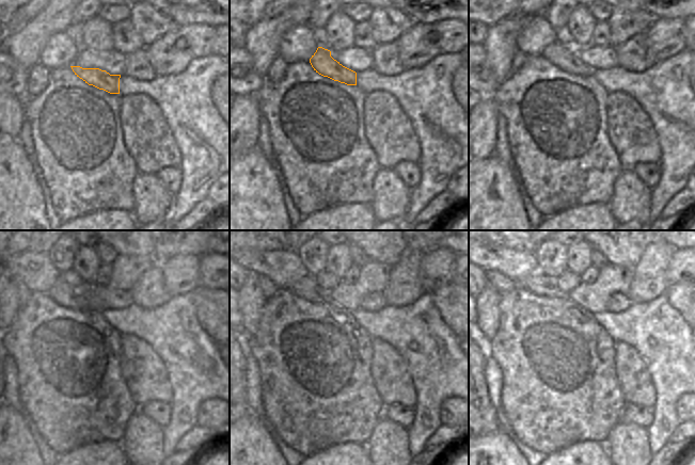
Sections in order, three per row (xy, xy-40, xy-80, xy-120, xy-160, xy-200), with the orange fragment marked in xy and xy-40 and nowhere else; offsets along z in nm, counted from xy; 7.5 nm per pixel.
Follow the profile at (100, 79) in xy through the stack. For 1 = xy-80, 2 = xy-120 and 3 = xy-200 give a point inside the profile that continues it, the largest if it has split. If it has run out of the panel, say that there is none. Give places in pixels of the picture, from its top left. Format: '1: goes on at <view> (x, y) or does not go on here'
1: goes on at xy-80 (565, 58)
2: goes on at xy-120 (72, 293)
3: goes on at xy-200 (538, 283)

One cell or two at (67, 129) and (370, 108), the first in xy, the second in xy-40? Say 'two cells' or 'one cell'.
two cells

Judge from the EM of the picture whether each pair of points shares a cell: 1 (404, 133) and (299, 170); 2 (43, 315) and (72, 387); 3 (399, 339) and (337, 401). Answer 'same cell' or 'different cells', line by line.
1: different cells
2: same cell
3: different cells

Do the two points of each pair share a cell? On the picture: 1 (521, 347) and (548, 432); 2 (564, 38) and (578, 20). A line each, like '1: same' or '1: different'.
1: same
2: different

